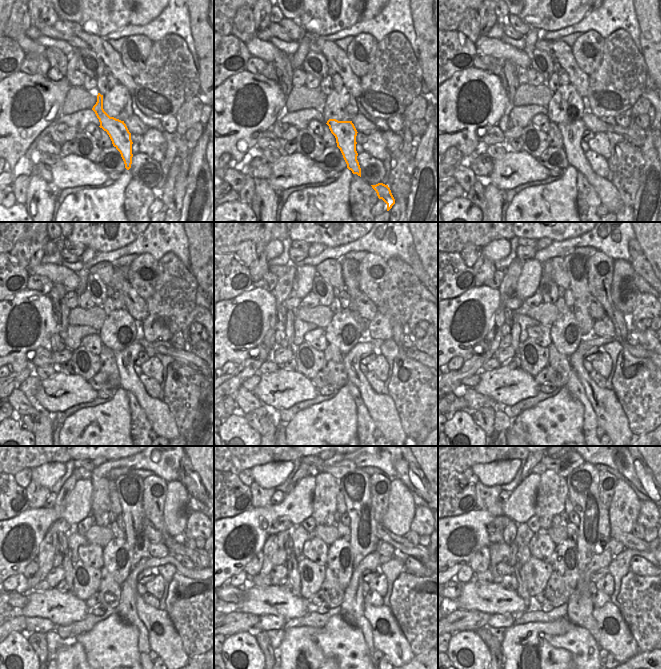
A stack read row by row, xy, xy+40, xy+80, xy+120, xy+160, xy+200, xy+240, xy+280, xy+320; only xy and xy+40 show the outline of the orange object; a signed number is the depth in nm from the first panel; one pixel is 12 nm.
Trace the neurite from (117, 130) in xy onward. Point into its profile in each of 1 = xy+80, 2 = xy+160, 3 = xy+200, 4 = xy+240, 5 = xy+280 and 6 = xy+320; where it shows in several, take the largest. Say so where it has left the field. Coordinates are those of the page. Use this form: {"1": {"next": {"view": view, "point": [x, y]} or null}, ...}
{"1": {"next": {"view": "xy+80", "point": [572, 133]}}, "2": {"next": {"view": "xy+160", "point": [381, 407]}}, "3": {"next": {"view": "xy+200", "point": [610, 415]}}, "4": {"next": {"view": "xy+240", "point": [164, 640]}}, "5": {"next": {"view": "xy+280", "point": [388, 637]}}, "6": {"next": {"view": "xy+320", "point": [615, 637]}}}

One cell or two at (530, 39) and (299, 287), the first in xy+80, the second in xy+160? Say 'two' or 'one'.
one

